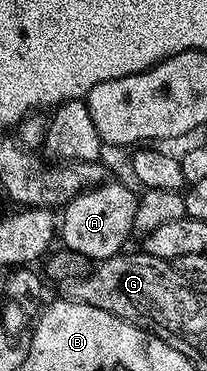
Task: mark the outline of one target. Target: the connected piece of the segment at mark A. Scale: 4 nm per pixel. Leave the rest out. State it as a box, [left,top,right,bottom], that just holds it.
[59,181,139,261]

